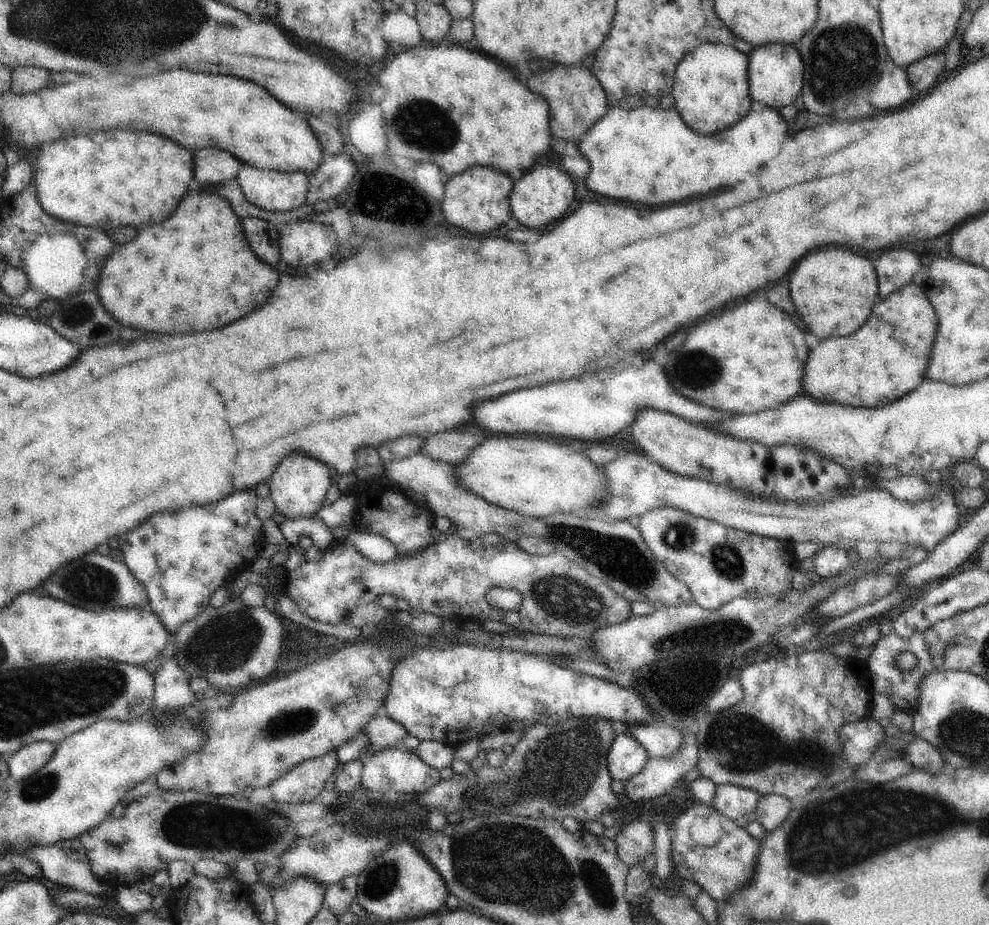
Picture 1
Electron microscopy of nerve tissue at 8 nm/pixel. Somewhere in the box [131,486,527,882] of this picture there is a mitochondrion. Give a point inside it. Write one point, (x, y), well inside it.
(194, 825)

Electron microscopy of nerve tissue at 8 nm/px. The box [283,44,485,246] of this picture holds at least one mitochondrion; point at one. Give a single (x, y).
(418, 123)

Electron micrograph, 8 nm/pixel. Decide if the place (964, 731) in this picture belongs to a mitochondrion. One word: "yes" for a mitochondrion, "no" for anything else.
yes

